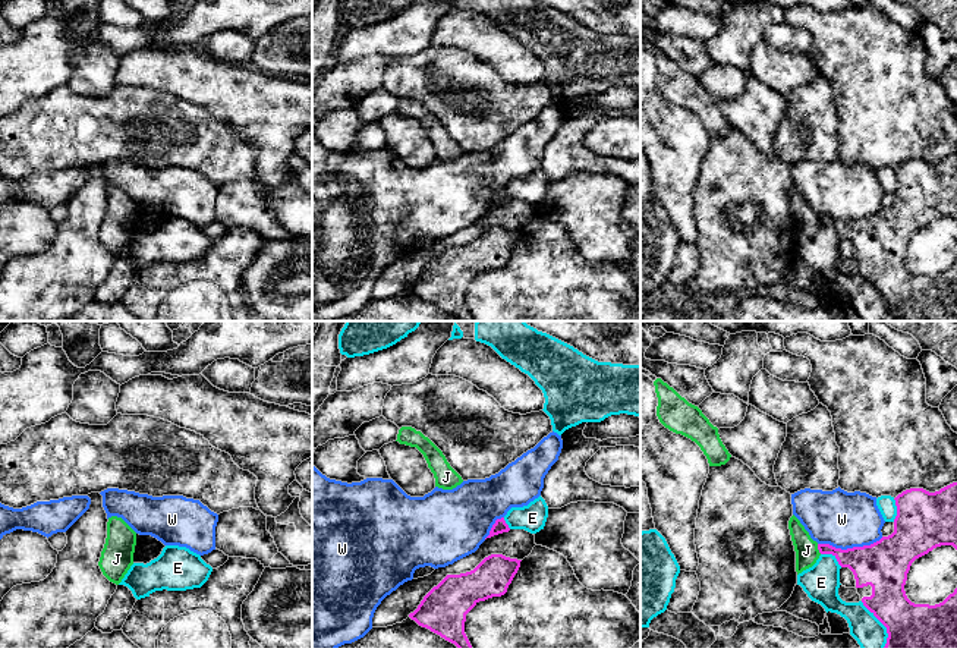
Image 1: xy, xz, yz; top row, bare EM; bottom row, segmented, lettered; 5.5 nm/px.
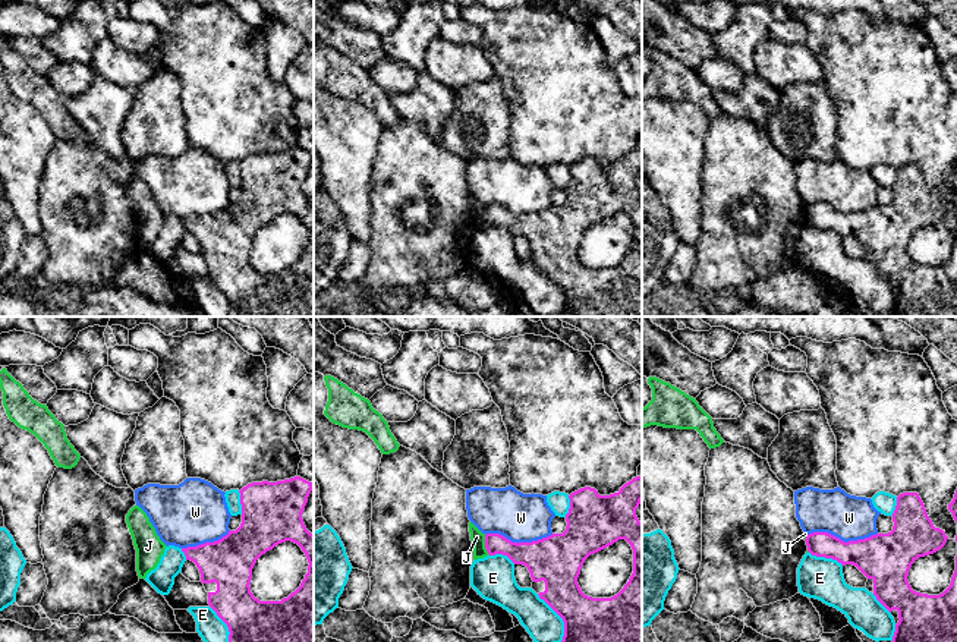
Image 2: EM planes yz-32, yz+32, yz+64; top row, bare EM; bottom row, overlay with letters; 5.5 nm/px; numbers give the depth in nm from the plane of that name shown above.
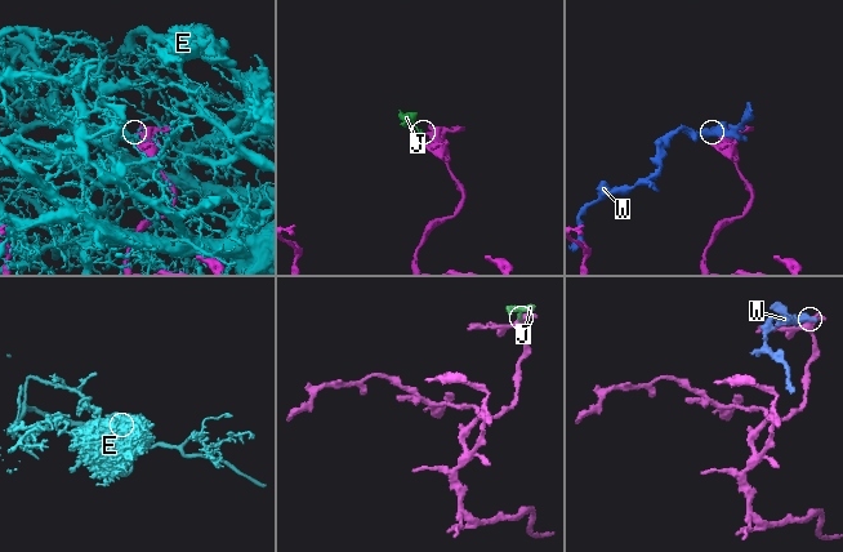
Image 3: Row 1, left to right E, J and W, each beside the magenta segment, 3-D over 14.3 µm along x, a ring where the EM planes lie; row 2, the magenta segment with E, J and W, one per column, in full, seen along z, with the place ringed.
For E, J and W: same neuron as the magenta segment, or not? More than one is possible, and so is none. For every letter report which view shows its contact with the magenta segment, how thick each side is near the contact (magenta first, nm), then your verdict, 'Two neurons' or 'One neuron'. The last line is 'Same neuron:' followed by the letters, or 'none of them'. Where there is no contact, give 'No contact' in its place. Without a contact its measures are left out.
E: Touches magenta in yz. Thickness 240 nm (magenta) against 170 nm. Two neurons
J: Touches magenta in yz. Thickness 160 nm (magenta) against 130 nm. Two neurons
W: Touches magenta in yz. Thickness 280 nm (magenta) against 300 nm. Two neurons
Same neuron: none of them

